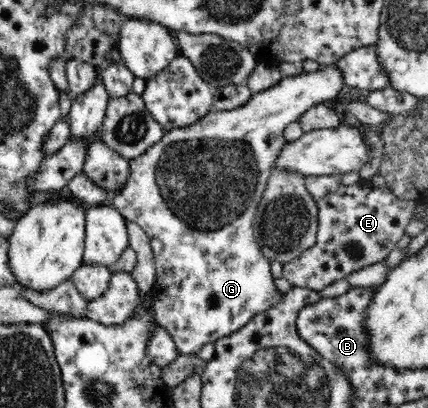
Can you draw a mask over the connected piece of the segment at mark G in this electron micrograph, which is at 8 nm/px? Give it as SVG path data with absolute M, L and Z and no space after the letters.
M336 63L328 65L319 65L319 68L314 72L301 72L297 76L283 77L277 82L276 86L268 88L263 92L254 94L251 100L233 110L223 110L223 112L212 110L203 118L197 120L193 126L187 128L173 128L168 130L163 136L163 140L159 140L159 144L153 144L149 150L146 150L141 156L134 159L128 159L128 177L125 181L124 187L117 190L113 198L112 206L128 221L139 224L141 228L148 234L150 244L153 249L154 263L156 266L156 284L154 285L152 293L153 312L157 322L167 329L167 332L173 337L177 350L181 355L191 356L198 354L199 350L216 340L229 336L232 332L243 328L253 316L265 312L268 308L278 303L278 300L283 296L281 293L275 291L273 285L273 273L270 269L270 260L263 255L260 244L256 241L256 236L253 232L253 222L258 209L258 204L262 199L265 187L268 183L268 178L274 169L275 162L279 158L279 154L283 152L285 144L285 128L293 122L298 122L300 116L303 116L309 108L318 103L332 104L336 96L341 92L345 86L345 78L341 68Z

